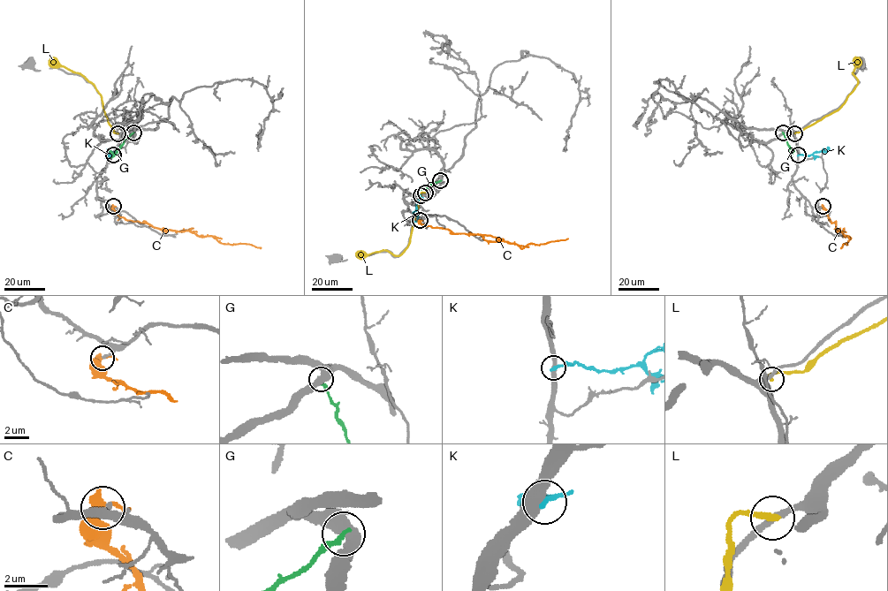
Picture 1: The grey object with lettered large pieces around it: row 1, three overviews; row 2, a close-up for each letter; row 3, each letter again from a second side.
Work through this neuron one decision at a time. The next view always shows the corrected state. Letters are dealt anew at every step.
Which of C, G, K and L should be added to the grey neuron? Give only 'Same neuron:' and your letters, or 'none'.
Same neuron: none

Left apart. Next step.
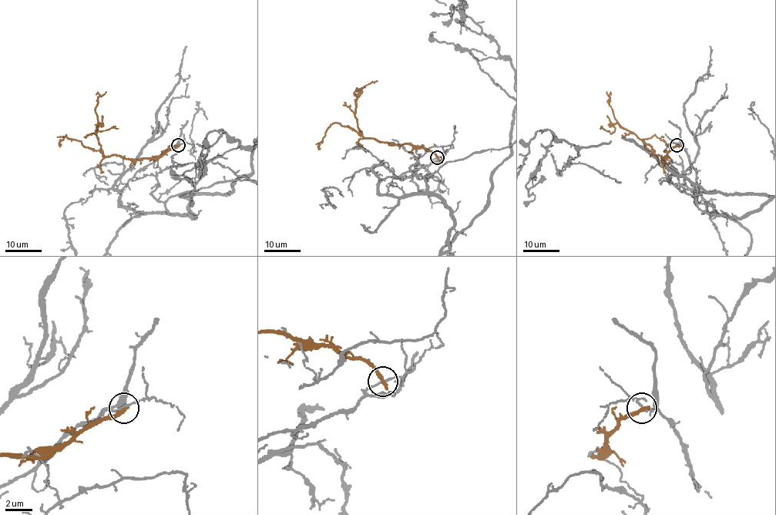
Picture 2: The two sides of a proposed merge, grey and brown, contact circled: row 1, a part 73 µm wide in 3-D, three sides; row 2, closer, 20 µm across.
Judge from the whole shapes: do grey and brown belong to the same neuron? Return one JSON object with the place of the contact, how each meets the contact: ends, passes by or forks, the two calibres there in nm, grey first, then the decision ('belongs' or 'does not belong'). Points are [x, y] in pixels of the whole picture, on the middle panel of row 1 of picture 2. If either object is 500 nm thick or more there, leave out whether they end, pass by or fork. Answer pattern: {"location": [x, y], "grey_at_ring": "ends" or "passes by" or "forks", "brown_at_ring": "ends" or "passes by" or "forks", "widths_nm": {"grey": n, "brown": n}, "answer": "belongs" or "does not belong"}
{"location": [437, 157], "grey_at_ring": "passes by", "brown_at_ring": "ends", "widths_nm": {"grey": 130, "brown": 360}, "answer": "does not belong"}

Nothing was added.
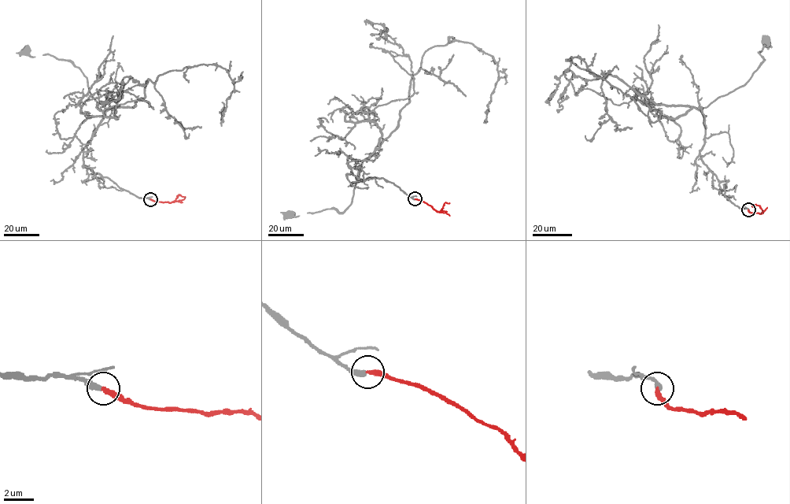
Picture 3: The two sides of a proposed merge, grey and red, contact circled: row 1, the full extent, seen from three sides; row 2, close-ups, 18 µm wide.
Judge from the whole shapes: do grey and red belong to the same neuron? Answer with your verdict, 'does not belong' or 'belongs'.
belongs

